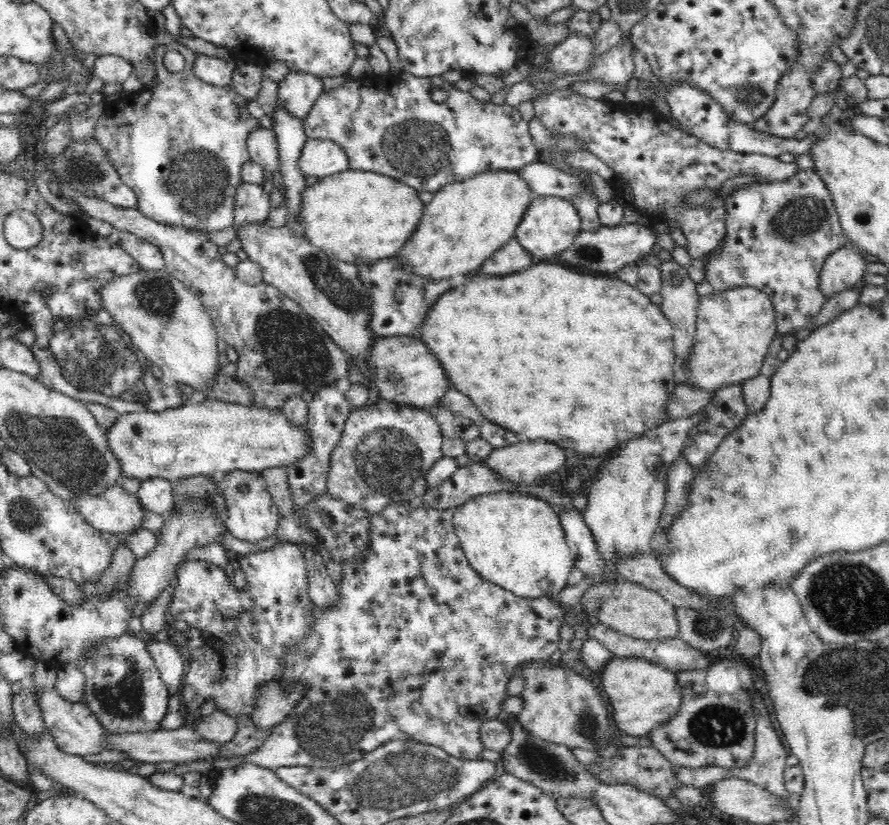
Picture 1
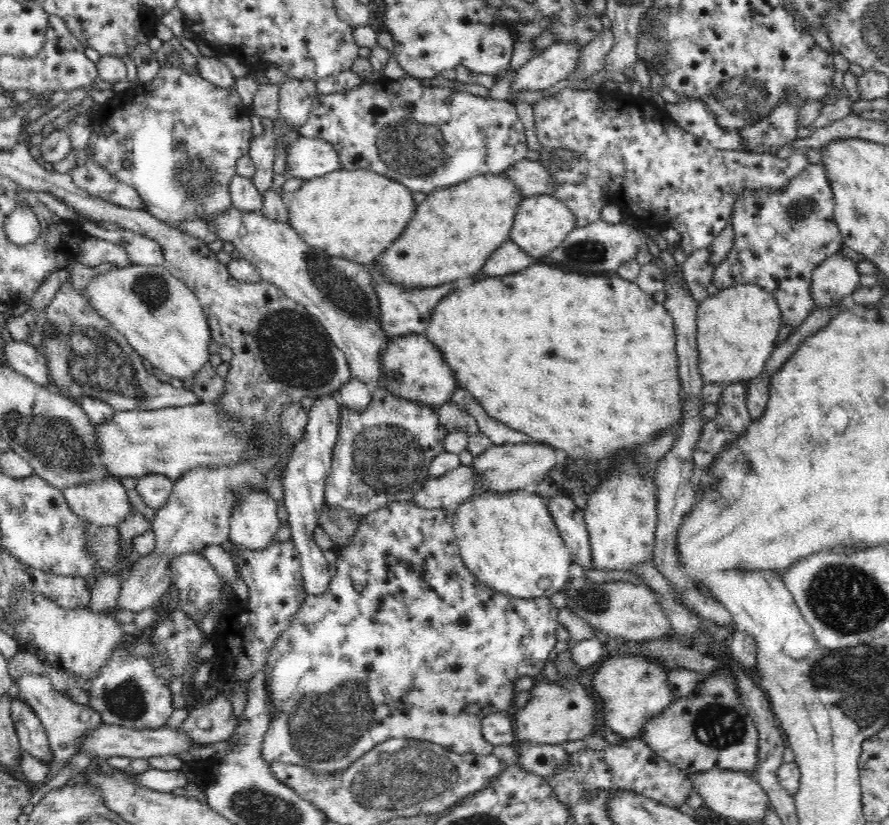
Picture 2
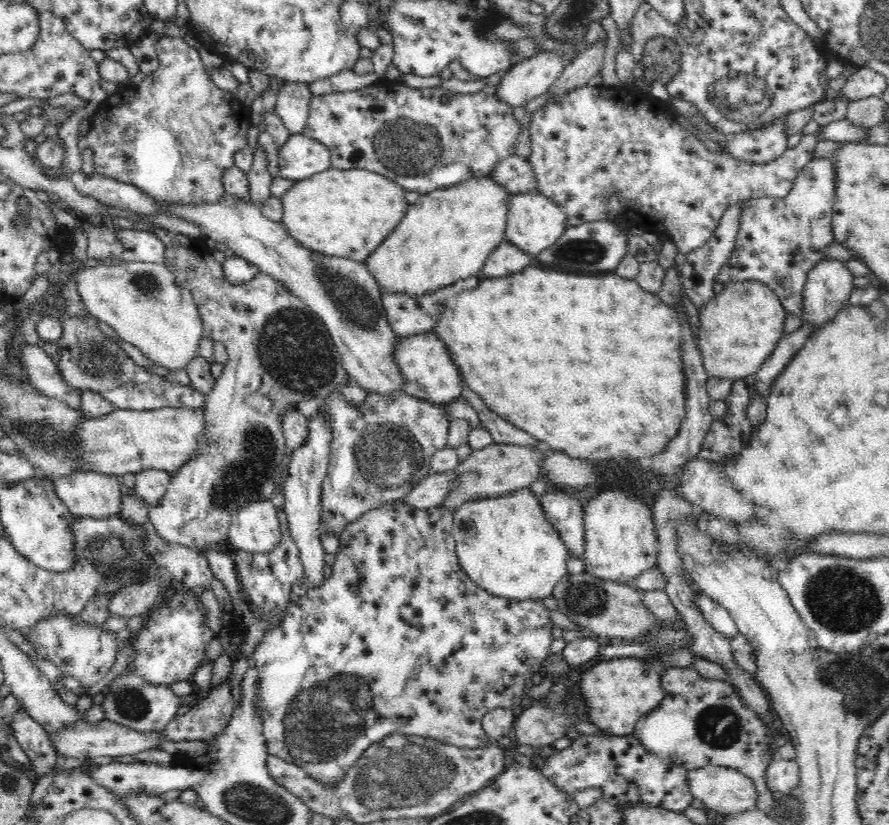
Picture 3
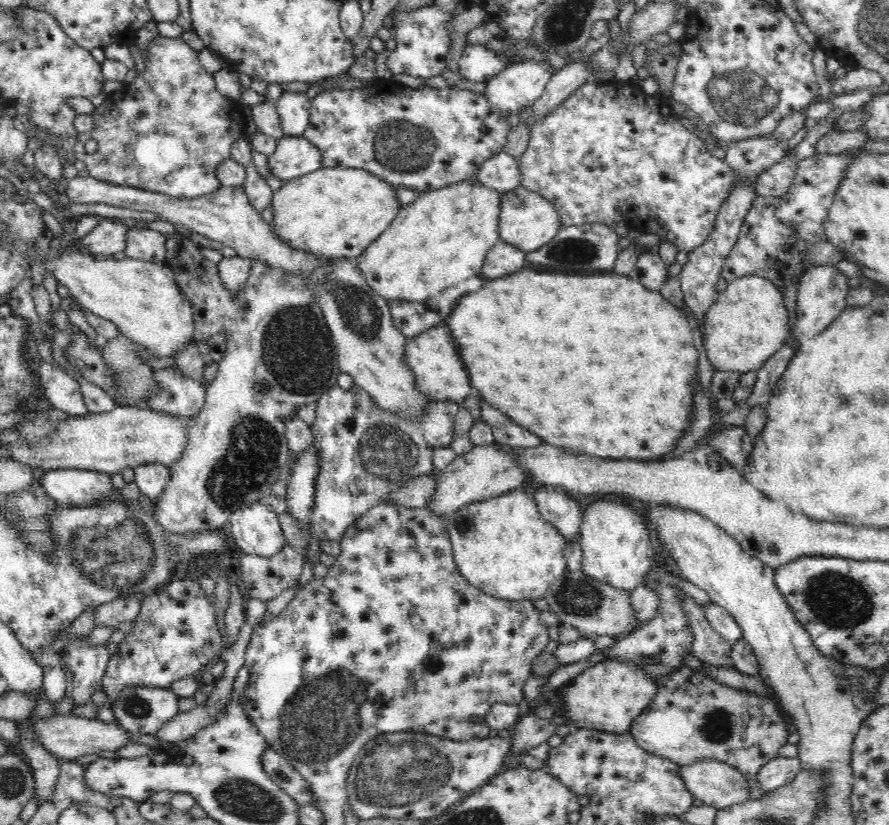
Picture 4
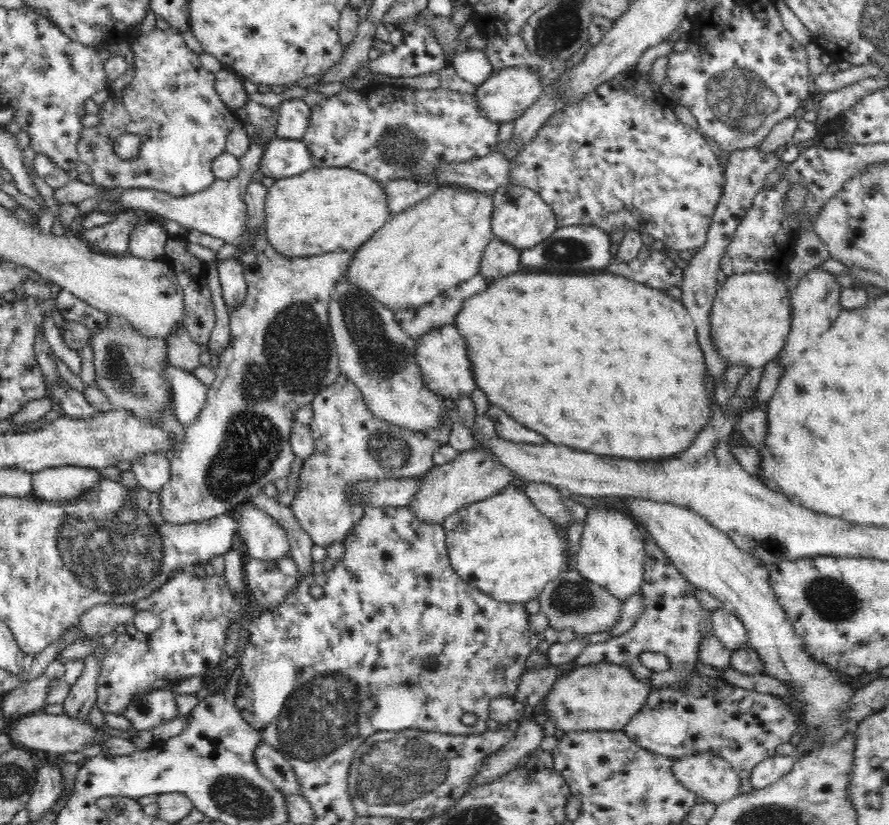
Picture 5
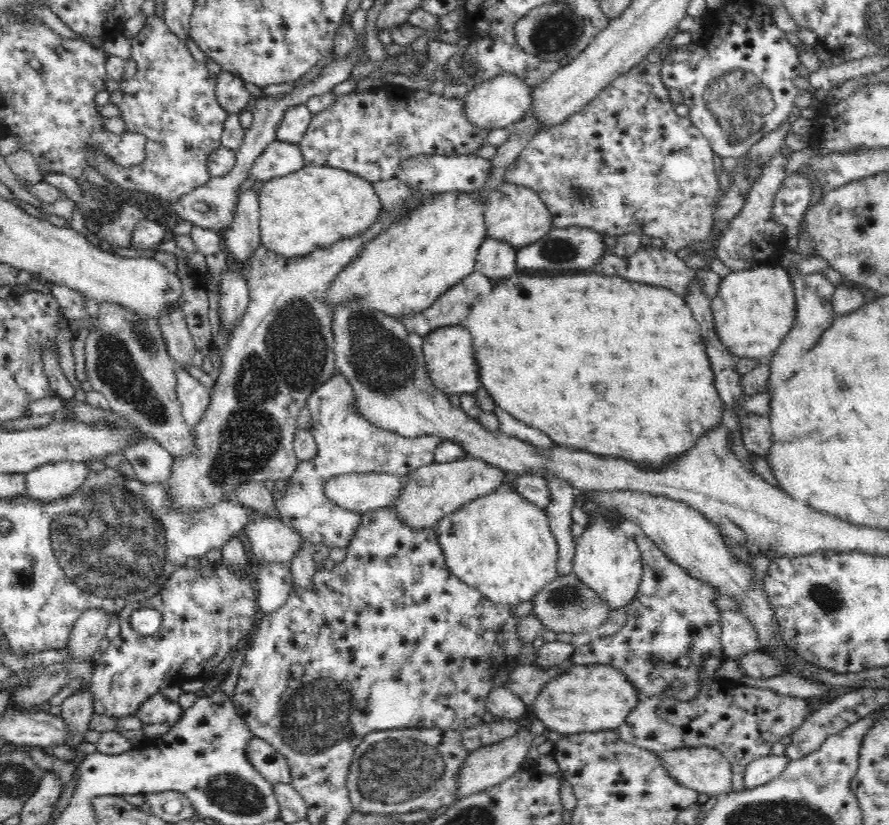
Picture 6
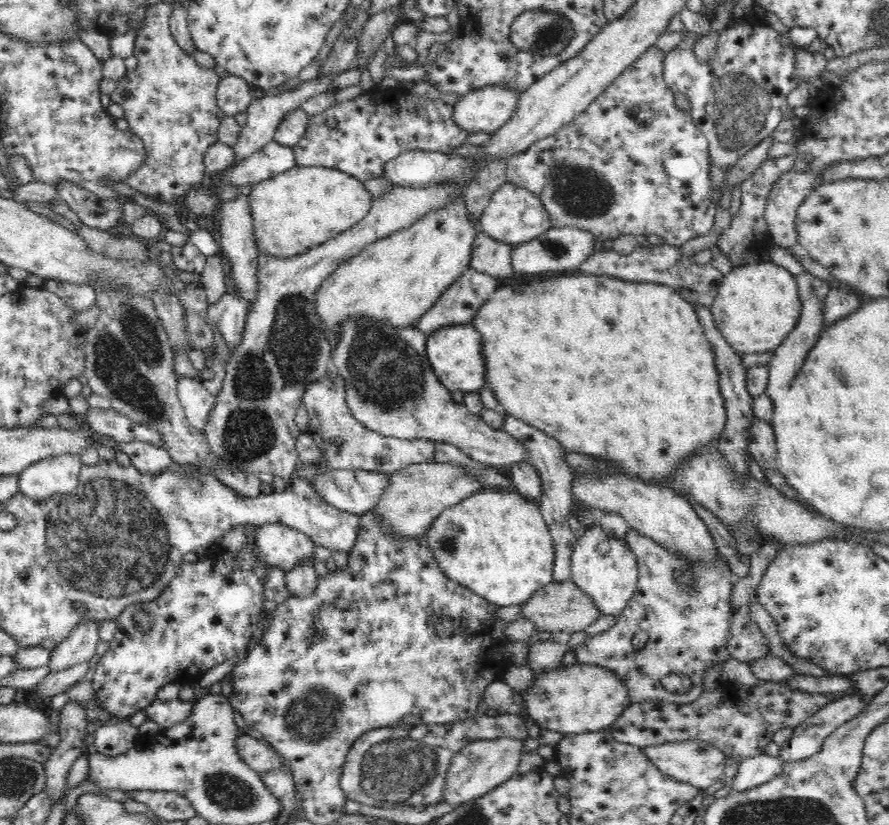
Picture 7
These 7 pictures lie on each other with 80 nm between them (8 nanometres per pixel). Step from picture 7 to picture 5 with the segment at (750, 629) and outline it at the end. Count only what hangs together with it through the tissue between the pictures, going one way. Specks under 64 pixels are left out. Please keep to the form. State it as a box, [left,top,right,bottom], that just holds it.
[710,608,750,653]

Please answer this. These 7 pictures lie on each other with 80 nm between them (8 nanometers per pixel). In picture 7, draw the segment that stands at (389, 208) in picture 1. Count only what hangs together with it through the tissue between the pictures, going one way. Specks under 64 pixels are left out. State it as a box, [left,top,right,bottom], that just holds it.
[247,165,371,259]

